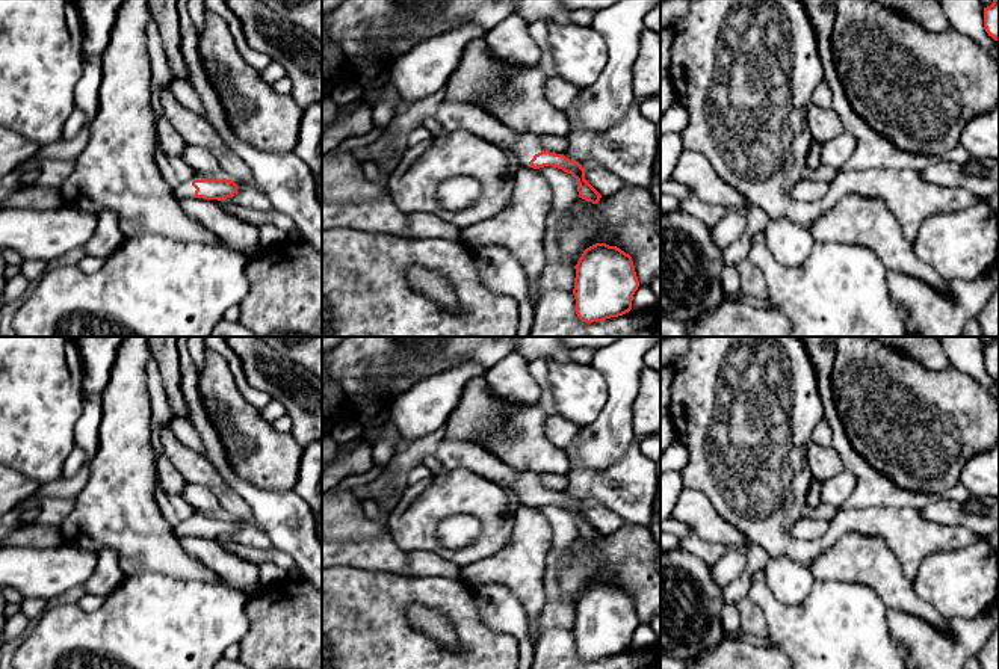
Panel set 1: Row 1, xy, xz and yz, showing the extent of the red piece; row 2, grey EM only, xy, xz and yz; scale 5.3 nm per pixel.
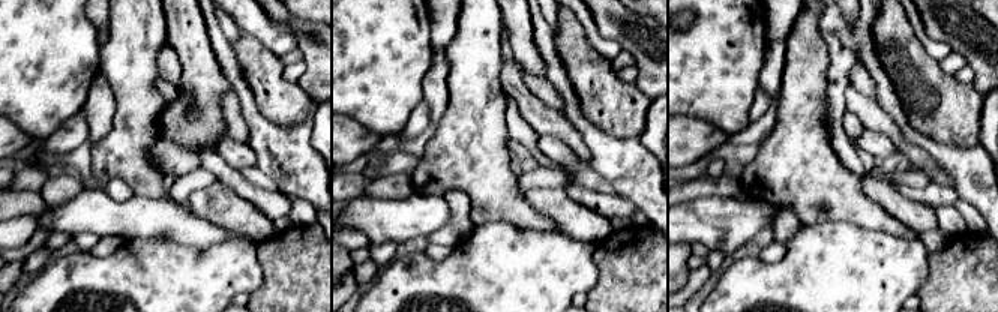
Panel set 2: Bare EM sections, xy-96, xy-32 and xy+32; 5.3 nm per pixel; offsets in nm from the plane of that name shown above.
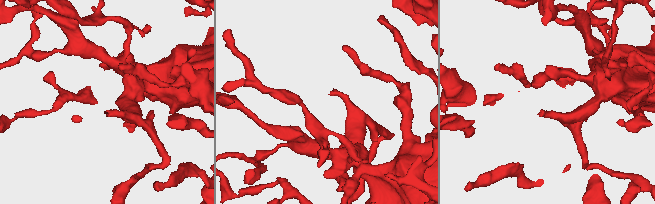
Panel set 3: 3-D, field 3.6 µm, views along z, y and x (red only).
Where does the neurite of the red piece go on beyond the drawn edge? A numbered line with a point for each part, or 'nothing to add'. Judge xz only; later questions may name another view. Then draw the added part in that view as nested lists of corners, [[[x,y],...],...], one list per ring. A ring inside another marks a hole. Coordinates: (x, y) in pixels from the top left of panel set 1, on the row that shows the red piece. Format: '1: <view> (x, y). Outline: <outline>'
1: xz (526, 145). Outline: [[[514,131],[515,145],[511,153],[515,156],[515,160],[523,168],[530,168],[529,162],[535,154],[543,151],[540,137],[530,133]]]

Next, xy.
1: xy (183, 191). Outline: [[[195,174],[192,180],[189,180],[189,181],[186,181],[186,183],[180,183],[178,186],[175,186],[175,187],[174,187],[174,192],[175,192],[175,196],[178,198],[178,201],[180,201],[180,199],[184,199],[184,198],[195,198],[195,190],[196,190],[196,189],[192,186],[192,181],[193,181],[193,180],[203,180],[203,178],[204,178],[203,175],[196,175],[196,174]]]

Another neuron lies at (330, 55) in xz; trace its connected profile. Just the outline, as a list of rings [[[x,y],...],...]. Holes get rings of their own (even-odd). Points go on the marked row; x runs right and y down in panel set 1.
[[[322,36],[322,95],[340,83],[340,50]]]

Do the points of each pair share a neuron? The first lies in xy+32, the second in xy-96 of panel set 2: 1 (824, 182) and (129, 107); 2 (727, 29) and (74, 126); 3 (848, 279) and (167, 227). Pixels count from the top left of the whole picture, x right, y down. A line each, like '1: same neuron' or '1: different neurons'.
1: same neuron
2: different neurons
3: different neurons

